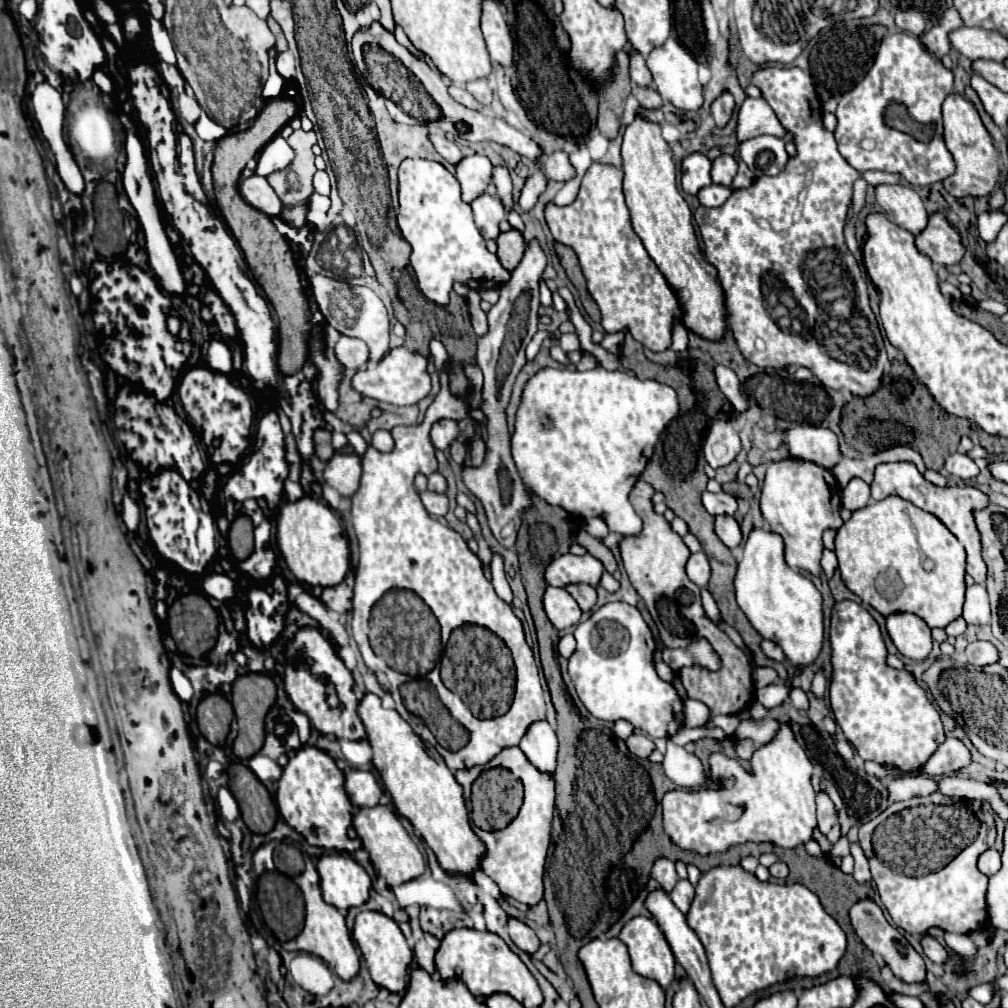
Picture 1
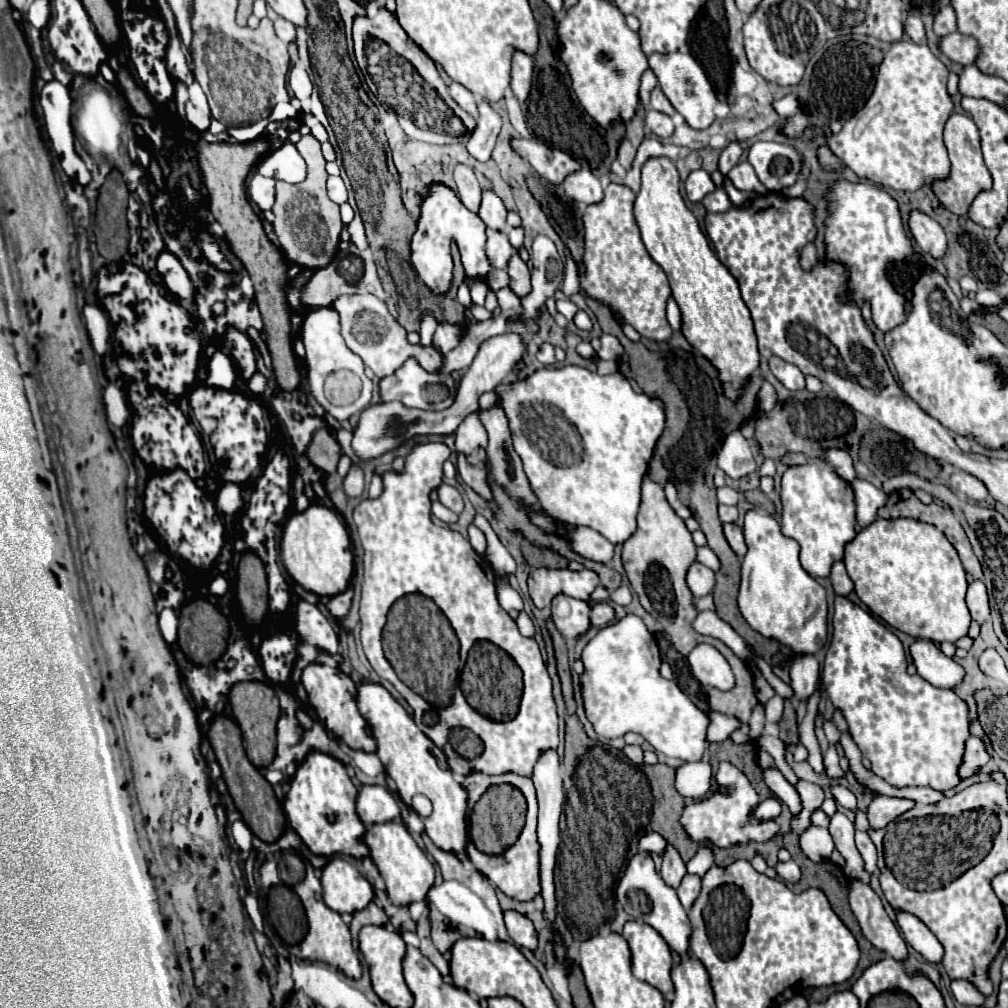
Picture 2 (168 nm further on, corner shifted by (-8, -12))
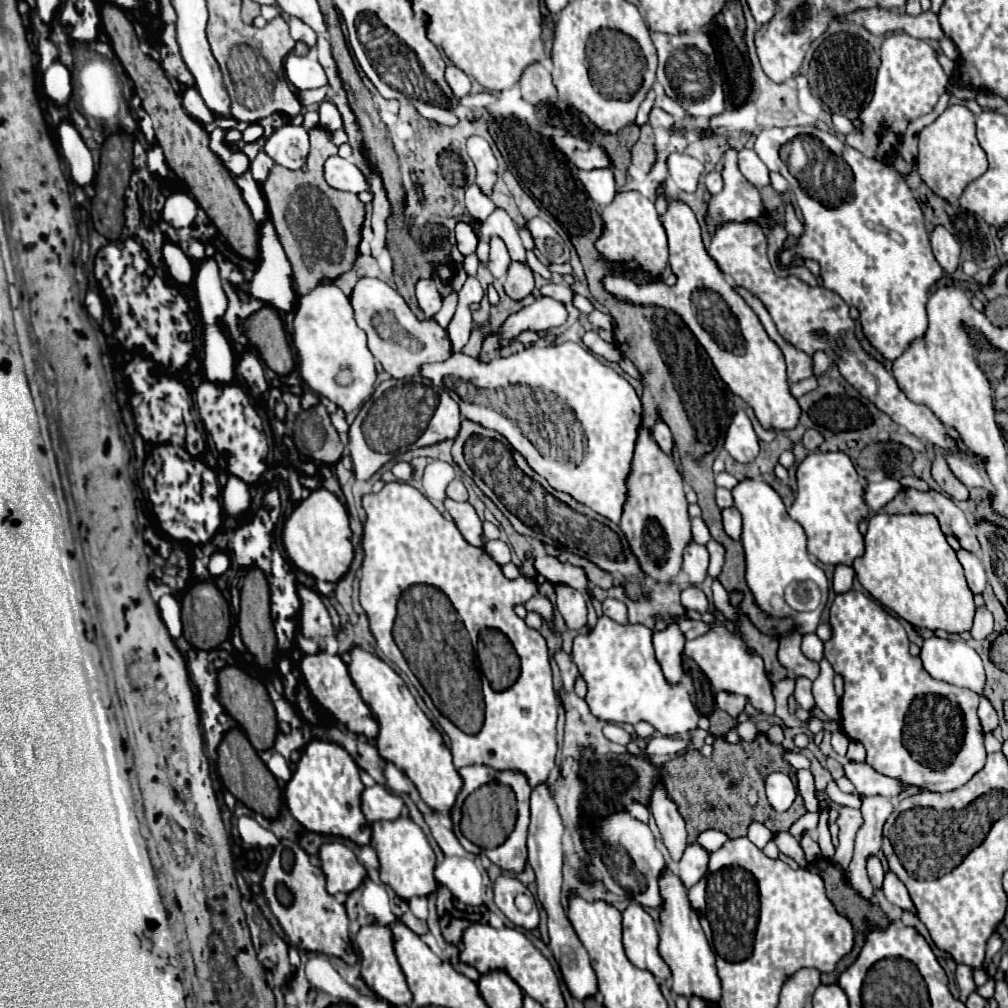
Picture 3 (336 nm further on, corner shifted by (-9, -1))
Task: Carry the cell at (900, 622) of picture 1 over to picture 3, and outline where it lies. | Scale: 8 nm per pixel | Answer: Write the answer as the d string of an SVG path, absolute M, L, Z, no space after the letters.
M932 636L924 640L920 652L926 672L934 680L942 680L954 686L970 688L982 694L986 676L980 656L964 640L946 640Z

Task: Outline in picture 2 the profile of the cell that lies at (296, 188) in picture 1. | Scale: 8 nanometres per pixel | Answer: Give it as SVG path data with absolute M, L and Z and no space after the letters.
M303 135L301 141L297 143L299 153L303 155L305 163L309 165L307 179L299 185L289 185L289 183L277 183L277 195L275 195L275 205L273 205L273 231L277 235L279 247L285 253L287 261L301 265L309 271L325 269L325 265L333 263L339 251L339 235L343 231L343 221L339 215L339 205L333 203L327 197L325 189L325 157L321 153L321 143L313 135Z

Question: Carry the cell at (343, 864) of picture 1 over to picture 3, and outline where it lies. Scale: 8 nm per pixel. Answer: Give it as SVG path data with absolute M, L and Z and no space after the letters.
M339 840L320 846L320 866L322 866L322 870L324 870L324 874L326 874L326 880L328 880L326 890L328 890L328 894L332 894L332 896L336 896L338 892L350 894L350 892L354 892L358 886L362 886L362 882L366 880L366 870L364 870L364 866L356 860L356 854Z

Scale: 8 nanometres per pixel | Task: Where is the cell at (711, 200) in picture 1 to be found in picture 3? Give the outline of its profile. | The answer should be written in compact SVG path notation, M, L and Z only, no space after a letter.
M708 172L706 178L704 178L704 186L706 186L706 190L712 196L718 194L718 192L722 192L722 176L720 176L720 172Z

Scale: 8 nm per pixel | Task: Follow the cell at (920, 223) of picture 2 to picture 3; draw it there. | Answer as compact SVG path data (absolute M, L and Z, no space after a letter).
M936 226L932 230L930 244L932 244L932 252L934 252L938 264L942 266L942 270L954 272L958 268L958 256L960 256L960 246L958 246L956 238L944 226Z

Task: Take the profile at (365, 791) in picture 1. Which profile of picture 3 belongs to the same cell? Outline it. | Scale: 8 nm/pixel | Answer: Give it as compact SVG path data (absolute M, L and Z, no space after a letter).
M374 784L362 792L362 812L368 822L394 820L402 814L402 808L402 798L382 784Z

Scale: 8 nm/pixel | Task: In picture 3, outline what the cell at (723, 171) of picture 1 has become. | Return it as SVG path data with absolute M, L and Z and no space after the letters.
M746 148L740 150L738 152L738 166L740 166L740 172L744 174L744 178L750 184L754 184L756 188L770 184L770 172L754 150L746 150Z

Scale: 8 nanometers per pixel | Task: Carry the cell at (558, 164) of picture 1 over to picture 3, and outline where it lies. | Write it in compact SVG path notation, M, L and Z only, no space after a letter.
M596 168L596 170L580 170L580 182L584 184L586 192L598 206L606 206L612 202L616 194L616 182L610 168Z

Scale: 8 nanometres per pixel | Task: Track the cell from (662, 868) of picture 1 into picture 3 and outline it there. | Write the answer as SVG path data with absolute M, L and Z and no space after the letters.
M658 782L658 786L654 788L650 808L658 824L658 830L662 834L664 852L674 864L678 864L686 850L686 830L684 830L682 816L678 814L678 808L674 806L674 802L670 802L670 798L666 796L662 782Z

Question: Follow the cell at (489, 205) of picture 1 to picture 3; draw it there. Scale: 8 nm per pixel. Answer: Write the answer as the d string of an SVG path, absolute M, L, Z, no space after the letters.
M492 236L490 238L490 262L488 262L492 276L502 278L506 274L508 266L510 266L510 254L506 250L506 244L502 242L502 238Z

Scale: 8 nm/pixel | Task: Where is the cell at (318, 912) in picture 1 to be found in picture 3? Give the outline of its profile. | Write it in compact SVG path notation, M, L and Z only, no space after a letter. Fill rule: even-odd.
M280 843L274 849L272 858L269 859L268 866L266 866L266 872L264 872L262 888L266 902L282 930L284 930L289 943L298 946L300 950L306 950L306 952L314 950L314 952L322 952L322 954L328 954L328 956L344 956L346 964L350 964L350 966L356 964L358 954L356 954L356 950L352 948L352 942L350 942L346 910L344 910L342 904L336 902L334 896L330 896L326 892L324 872L320 870L320 866L312 866L308 854L302 852L302 848L296 846L296 844L292 844L292 852L296 856L294 868L290 872L284 872L281 864L281 854L284 848L284 844ZM282 883L286 884L294 894L294 904L290 908L284 908L284 906L278 904L276 887Z

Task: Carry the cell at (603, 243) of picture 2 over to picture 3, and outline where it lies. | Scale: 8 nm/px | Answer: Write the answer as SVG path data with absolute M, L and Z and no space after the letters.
M616 192L612 204L604 206L600 212L604 230L596 240L598 254L614 264L618 270L658 270L662 274L668 266L668 244L662 224L658 222L658 212L654 204L640 192Z

